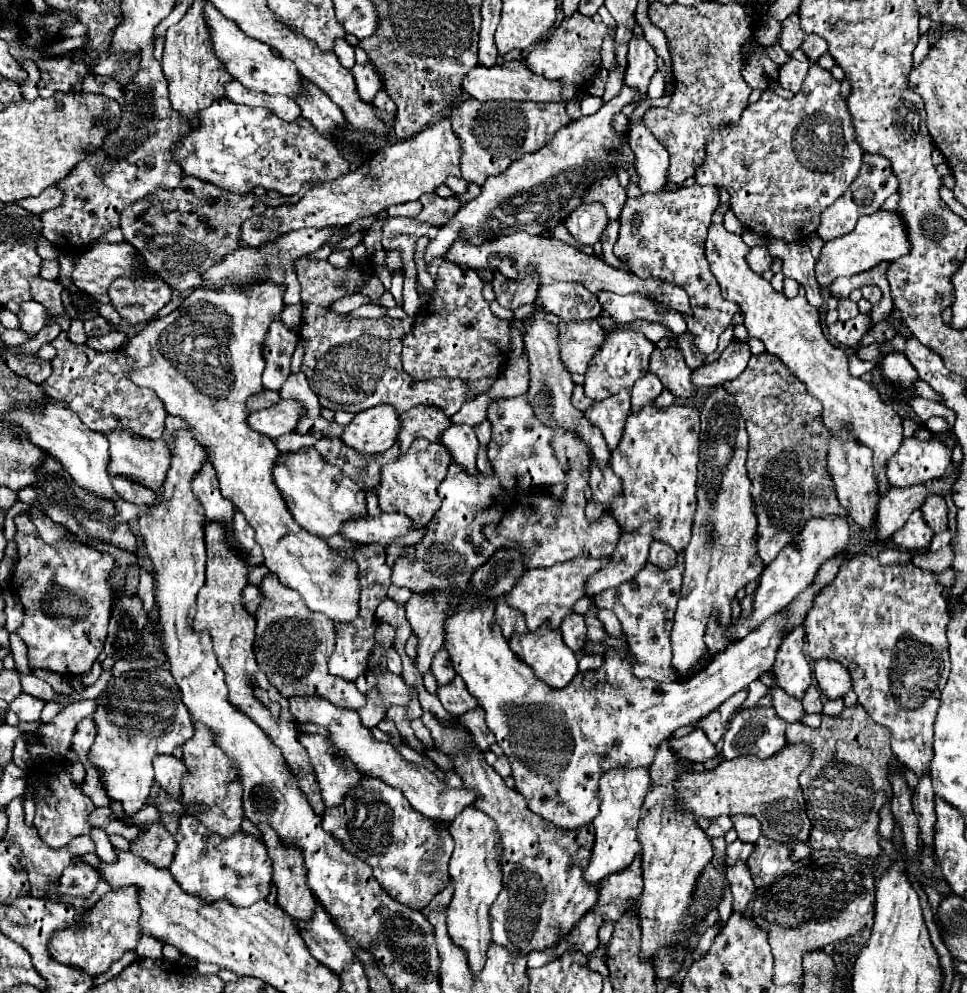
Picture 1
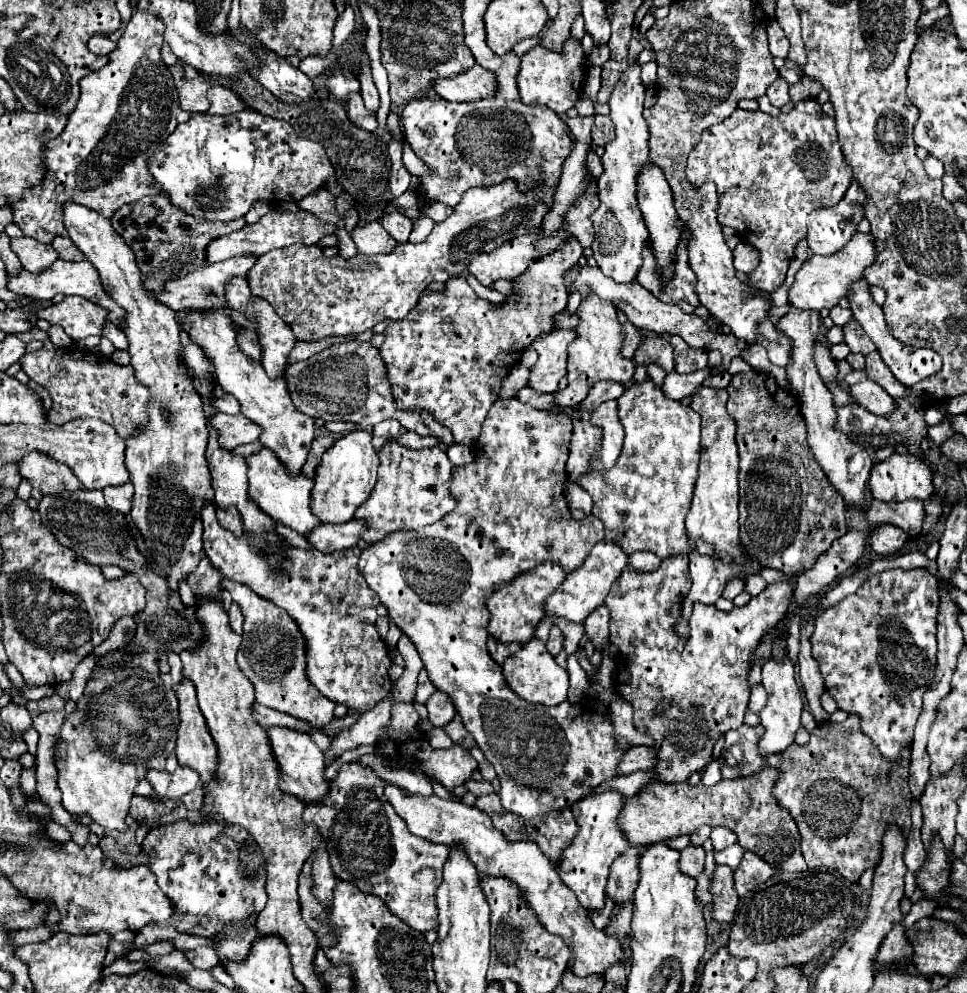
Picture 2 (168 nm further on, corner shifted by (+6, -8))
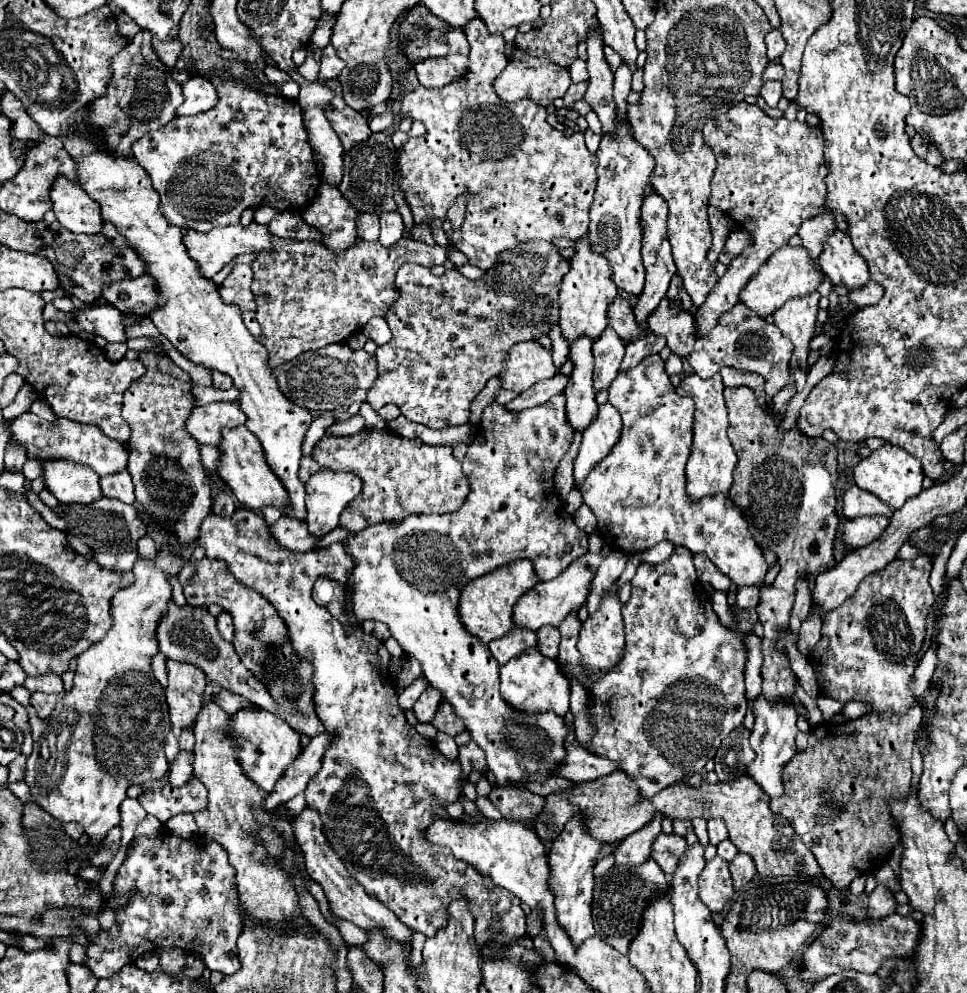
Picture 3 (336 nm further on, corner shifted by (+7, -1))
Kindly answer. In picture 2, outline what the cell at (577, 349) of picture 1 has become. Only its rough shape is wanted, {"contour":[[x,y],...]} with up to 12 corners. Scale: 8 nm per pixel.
{"contour":[[556,328],[534,342],[538,362],[528,386],[538,394],[558,390],[566,374],[566,346],[574,330]]}

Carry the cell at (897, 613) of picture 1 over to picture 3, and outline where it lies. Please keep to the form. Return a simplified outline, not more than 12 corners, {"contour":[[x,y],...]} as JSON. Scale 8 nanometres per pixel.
{"contour":[[895,559],[823,617],[821,695],[905,715],[933,561]]}

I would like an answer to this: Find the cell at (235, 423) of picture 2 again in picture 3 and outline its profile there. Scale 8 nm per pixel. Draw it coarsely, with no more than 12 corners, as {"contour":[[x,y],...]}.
{"contour":[[221,401],[195,407],[187,431],[203,445],[219,445],[225,427],[241,427],[245,413]]}

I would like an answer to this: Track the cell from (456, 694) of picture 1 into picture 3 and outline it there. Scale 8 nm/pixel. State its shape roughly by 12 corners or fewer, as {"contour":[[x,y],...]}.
{"contour":[[427,687],[413,711],[421,723],[429,723],[441,703],[441,693]]}

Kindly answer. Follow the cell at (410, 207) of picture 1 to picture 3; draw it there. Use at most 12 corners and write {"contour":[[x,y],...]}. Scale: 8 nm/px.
{"contour":[[399,211],[383,213],[383,247],[393,247],[405,233]]}

